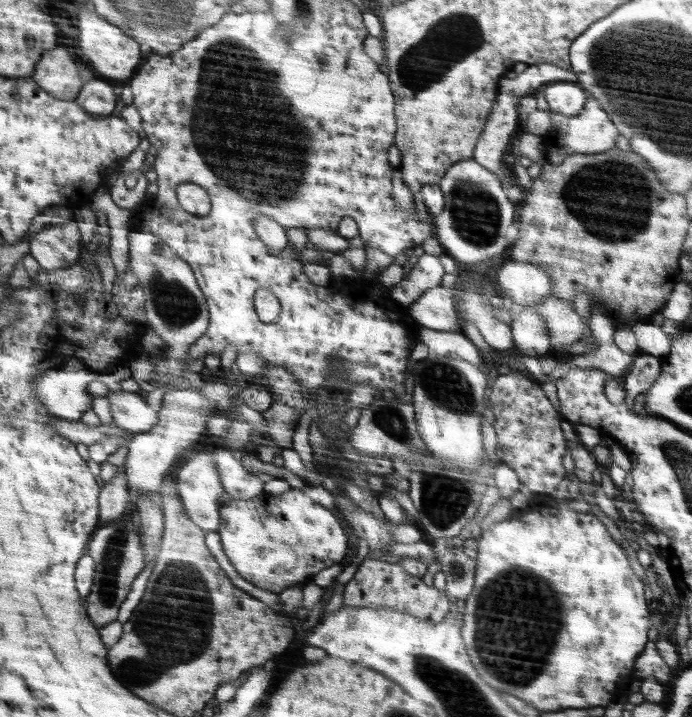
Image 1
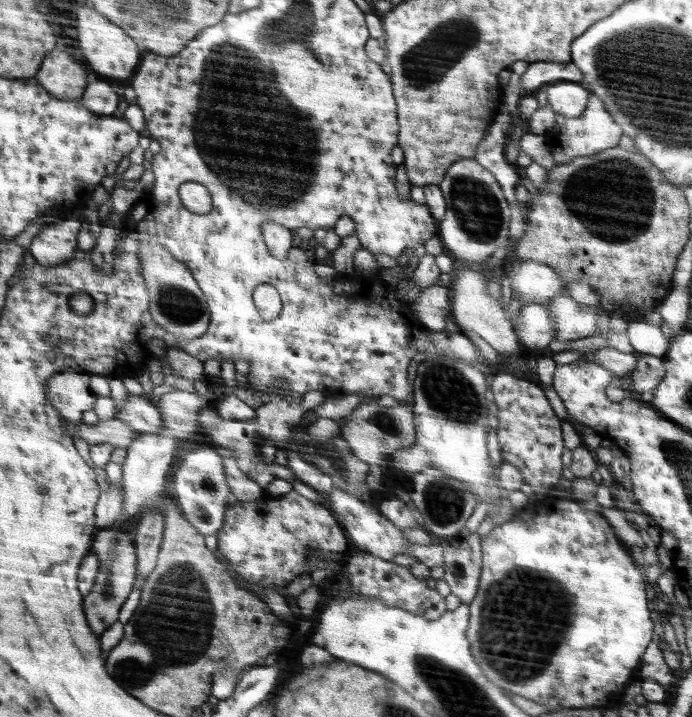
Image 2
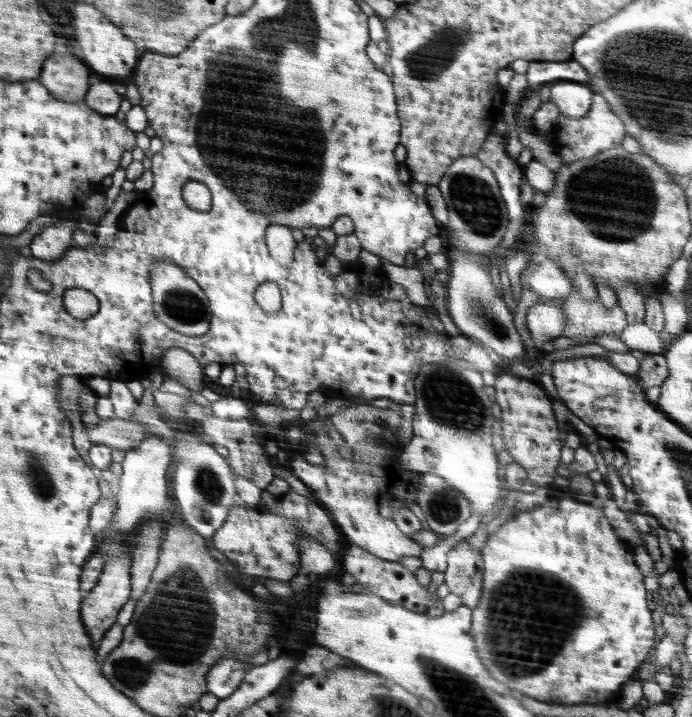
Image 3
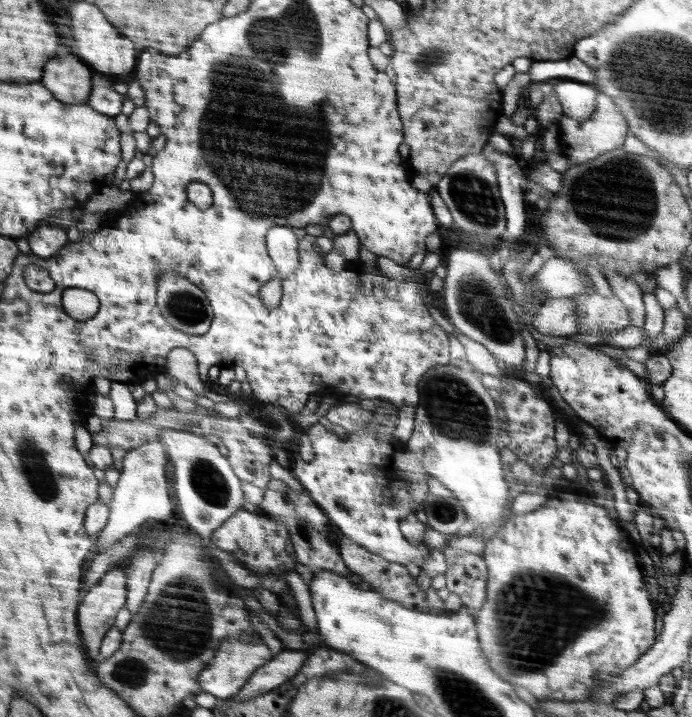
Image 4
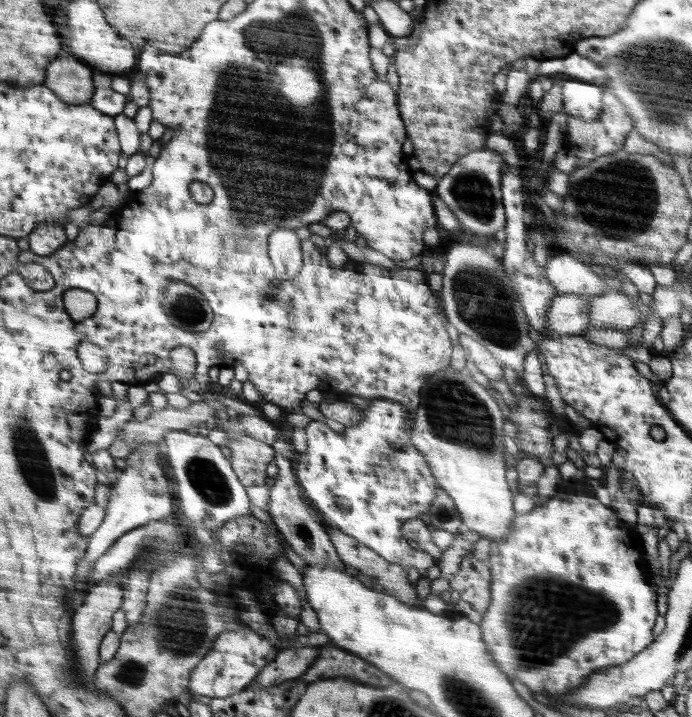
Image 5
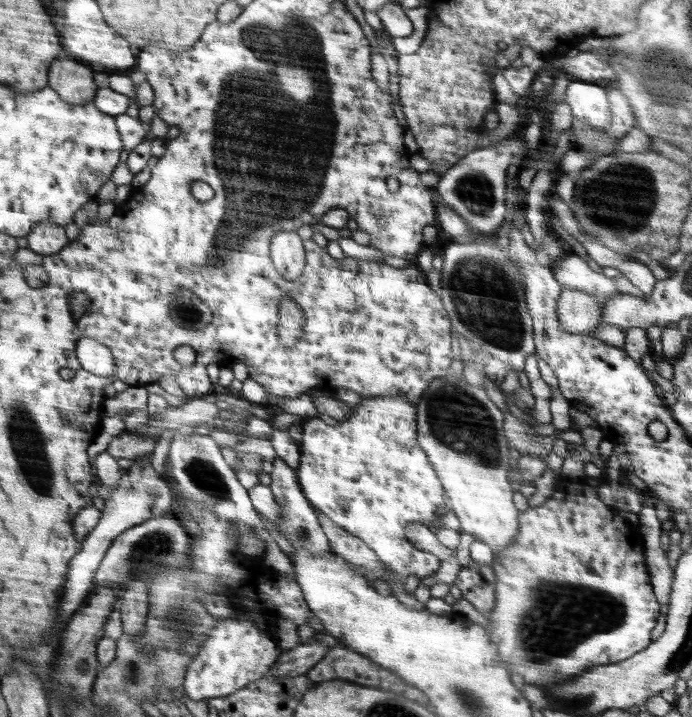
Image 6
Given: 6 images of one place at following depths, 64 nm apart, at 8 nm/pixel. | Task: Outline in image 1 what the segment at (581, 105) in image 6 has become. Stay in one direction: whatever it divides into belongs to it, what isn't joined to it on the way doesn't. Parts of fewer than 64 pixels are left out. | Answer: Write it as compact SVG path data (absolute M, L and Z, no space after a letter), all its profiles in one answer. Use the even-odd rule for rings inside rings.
M576 82L549 83L541 90L545 94L550 111L574 116L586 104L587 92Z

